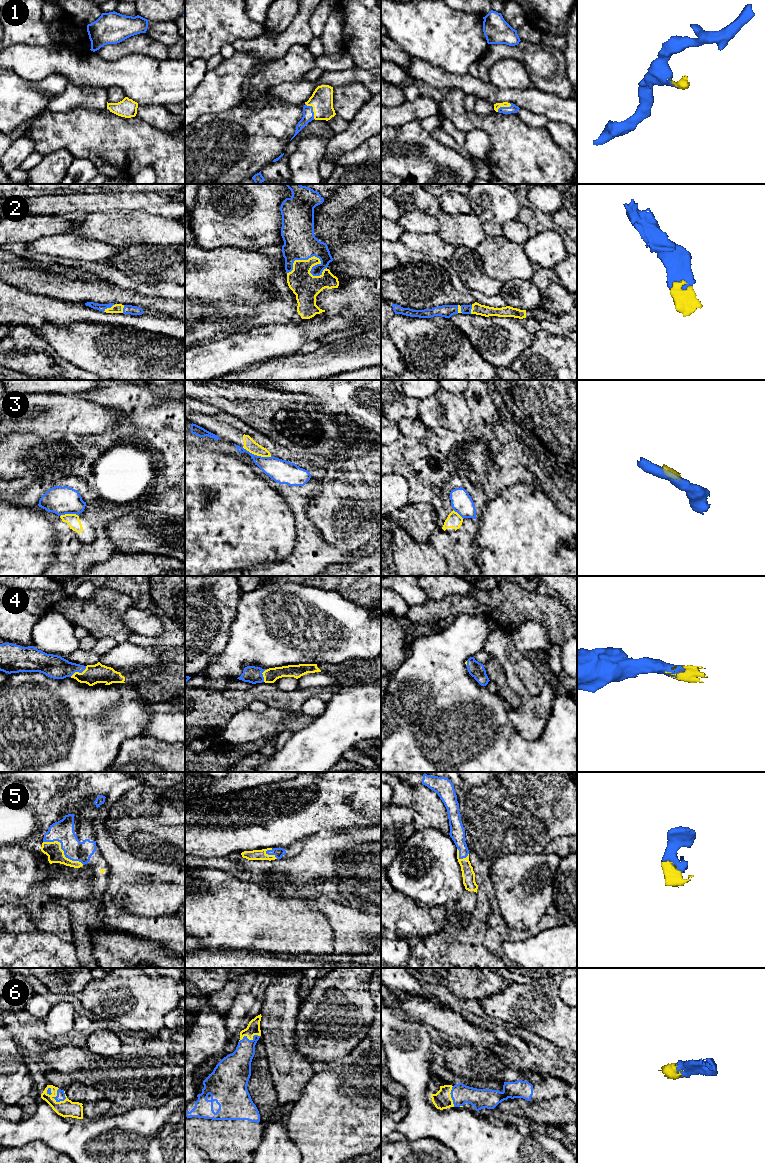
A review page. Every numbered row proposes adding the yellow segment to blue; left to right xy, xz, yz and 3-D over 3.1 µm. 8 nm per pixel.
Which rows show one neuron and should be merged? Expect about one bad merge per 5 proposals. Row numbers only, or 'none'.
1, 2, 4, 5, 6

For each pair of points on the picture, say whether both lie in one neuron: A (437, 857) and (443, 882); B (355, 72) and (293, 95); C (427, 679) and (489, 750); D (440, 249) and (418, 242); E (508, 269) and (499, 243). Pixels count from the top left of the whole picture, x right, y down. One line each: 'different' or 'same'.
A: same
B: same
C: same
D: same
E: same

